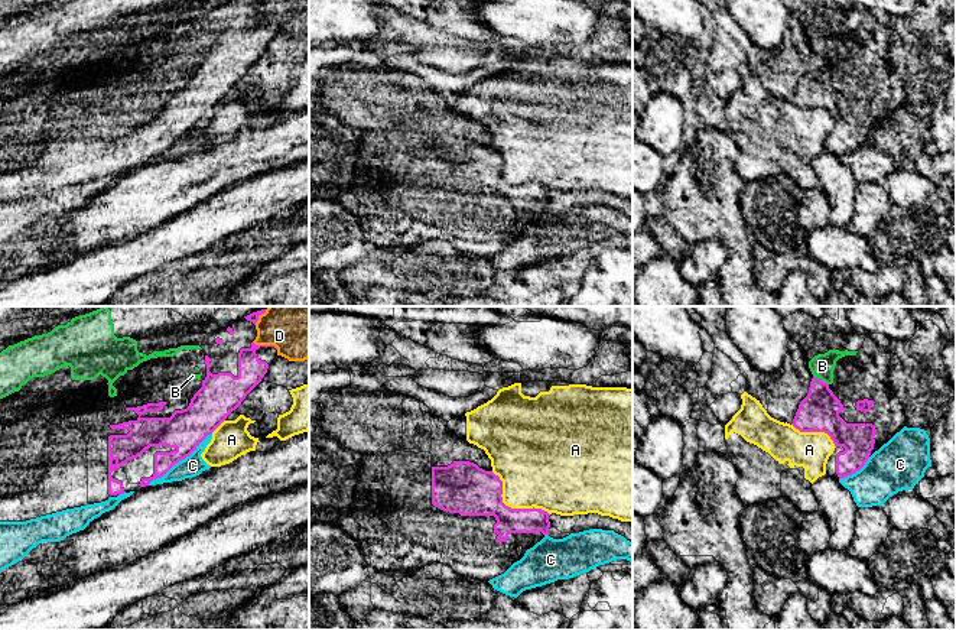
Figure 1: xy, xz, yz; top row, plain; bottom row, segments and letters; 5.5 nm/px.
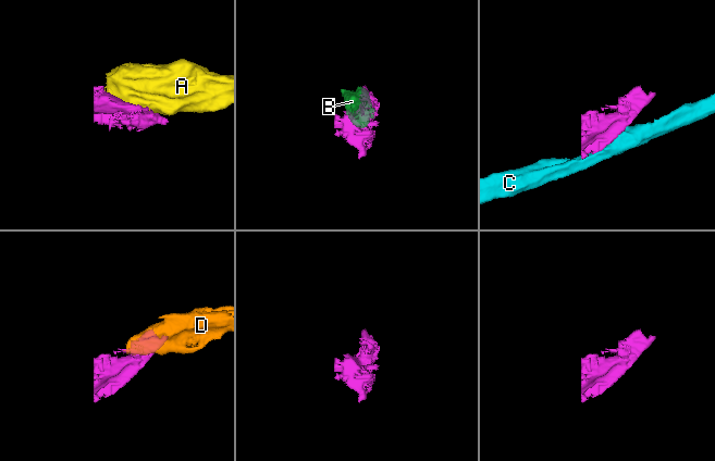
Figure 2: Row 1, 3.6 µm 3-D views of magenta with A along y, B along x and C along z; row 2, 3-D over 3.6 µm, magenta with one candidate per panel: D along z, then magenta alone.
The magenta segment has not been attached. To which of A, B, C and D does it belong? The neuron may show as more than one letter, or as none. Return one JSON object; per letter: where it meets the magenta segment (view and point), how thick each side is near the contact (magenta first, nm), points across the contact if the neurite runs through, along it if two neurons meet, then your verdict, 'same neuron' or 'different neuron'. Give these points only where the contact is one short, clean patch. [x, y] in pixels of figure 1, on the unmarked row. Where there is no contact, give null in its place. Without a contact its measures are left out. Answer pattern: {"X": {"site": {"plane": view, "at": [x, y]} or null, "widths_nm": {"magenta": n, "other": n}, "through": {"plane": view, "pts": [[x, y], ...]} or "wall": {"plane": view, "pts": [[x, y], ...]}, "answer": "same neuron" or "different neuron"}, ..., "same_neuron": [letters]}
{"A": {"site": {"plane": "xz", "at": [510, 184]}, "widths_nm": {"magenta": 280, "other": 400}, "answer": "different neuron"}, "B": {"site": {"plane": "yz", "at": [819, 55]}, "widths_nm": {"magenta": 220, "other": 140}, "answer": "different neuron"}, "C": {"site": {"plane": "xy", "at": [179, 136]}, "widths_nm": {"magenta": 220, "other": 120}, "answer": "different neuron"}, "D": {"site": {"plane": "xy", "at": [266, 22]}, "widths_nm": {"magenta": 150, "other": 200}, "answer": "different neuron"}, "same_neuron": []}

